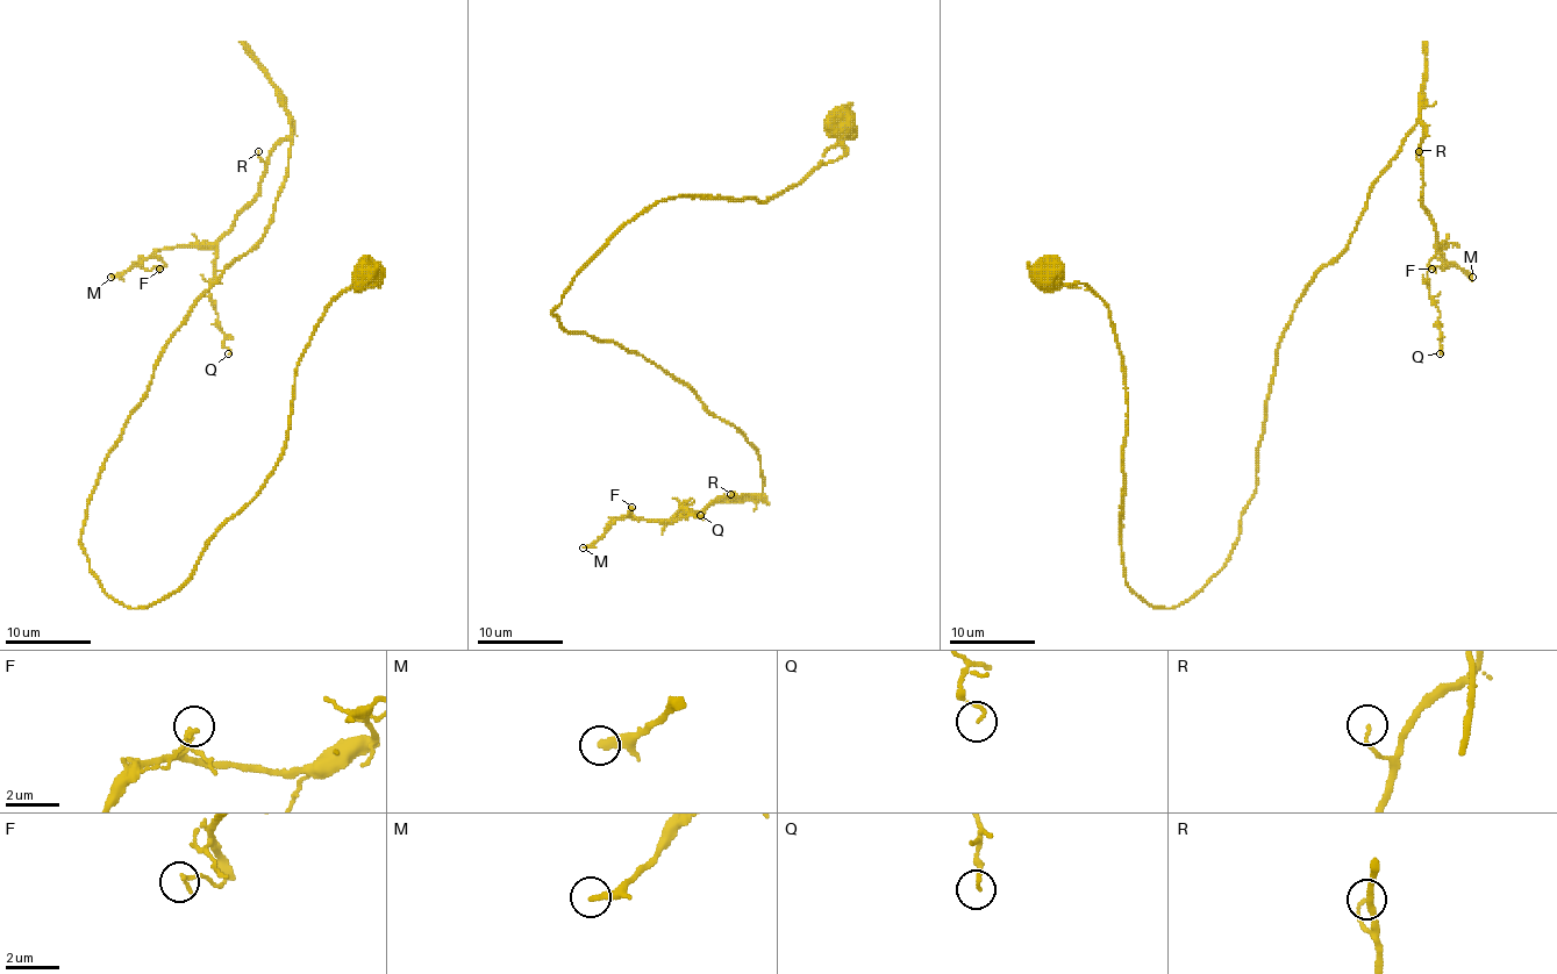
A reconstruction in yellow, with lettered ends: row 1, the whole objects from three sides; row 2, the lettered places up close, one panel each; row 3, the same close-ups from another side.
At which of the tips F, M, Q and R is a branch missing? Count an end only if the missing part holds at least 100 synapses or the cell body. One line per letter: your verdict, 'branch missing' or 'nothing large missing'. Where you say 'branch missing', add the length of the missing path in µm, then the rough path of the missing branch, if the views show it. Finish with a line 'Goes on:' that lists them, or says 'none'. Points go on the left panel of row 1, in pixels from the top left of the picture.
F: nothing large missing
M: nothing large missing
Q: nothing large missing
R: nothing large missing
Goes on: none

